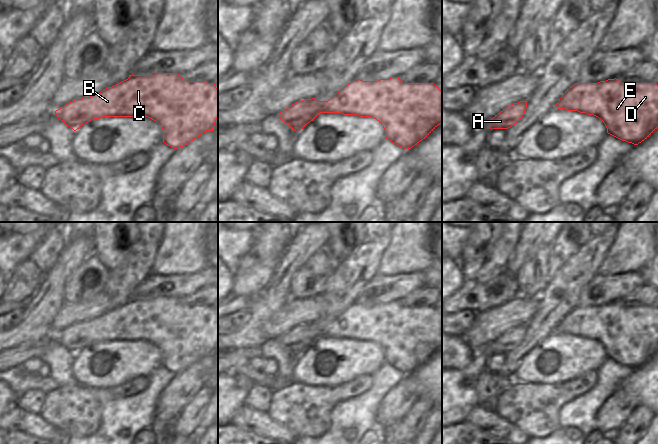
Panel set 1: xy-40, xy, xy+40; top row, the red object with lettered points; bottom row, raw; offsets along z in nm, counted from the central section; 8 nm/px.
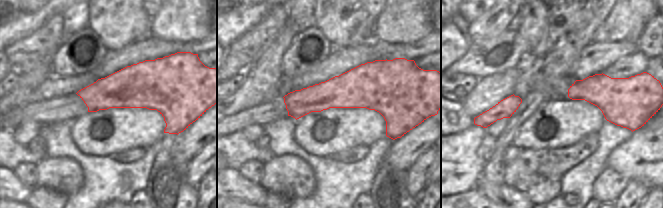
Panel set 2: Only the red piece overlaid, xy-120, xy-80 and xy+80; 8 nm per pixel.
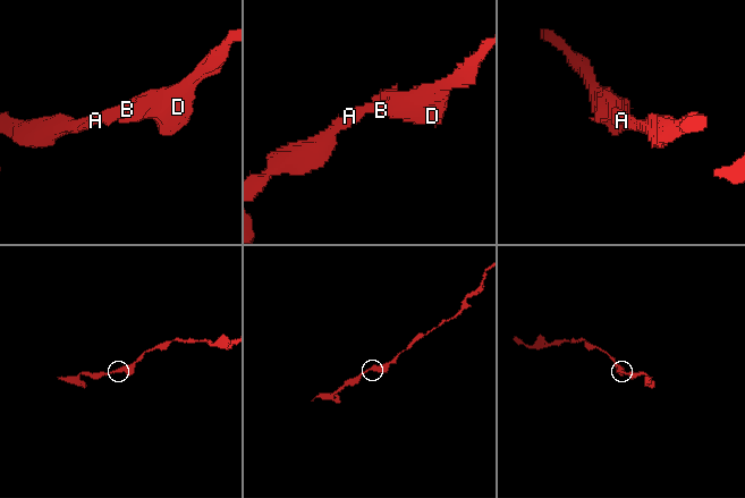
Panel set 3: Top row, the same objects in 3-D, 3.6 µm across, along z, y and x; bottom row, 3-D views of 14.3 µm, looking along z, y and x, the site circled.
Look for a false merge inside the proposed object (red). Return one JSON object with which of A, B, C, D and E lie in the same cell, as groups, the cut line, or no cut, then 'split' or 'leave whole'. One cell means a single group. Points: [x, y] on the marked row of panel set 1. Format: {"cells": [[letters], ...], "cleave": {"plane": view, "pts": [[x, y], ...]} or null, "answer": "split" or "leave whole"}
{"cells": [["A", "B", "C", "D", "E"]], "cleave": null, "answer": "leave whole"}

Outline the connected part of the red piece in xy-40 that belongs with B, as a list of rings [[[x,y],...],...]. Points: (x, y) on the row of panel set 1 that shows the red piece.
[[[156,73],[154,75],[129,75],[129,78],[108,87],[90,97],[76,99],[55,111],[58,119],[76,131],[82,125],[102,117],[148,117],[156,121],[163,130],[163,142],[178,149],[184,147],[206,131],[213,131],[218,119],[218,89],[206,81],[186,81],[178,73]]]

